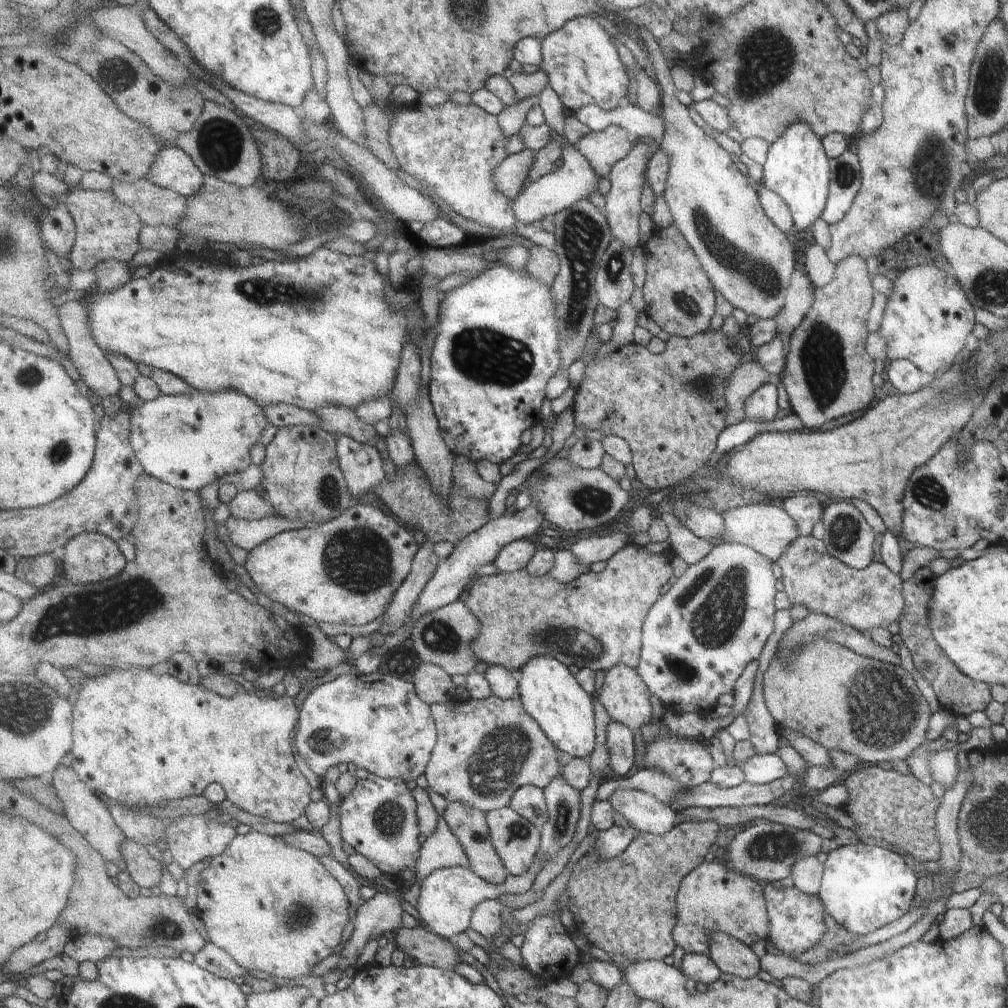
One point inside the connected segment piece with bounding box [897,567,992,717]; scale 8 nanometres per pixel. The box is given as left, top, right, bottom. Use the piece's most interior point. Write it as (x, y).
(956, 693)

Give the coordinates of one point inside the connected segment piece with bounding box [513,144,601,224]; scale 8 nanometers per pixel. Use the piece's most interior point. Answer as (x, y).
(576, 179)

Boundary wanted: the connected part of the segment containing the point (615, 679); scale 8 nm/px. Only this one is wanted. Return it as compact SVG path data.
M617 665L606 672L598 699L612 721L635 731L655 718L651 712L651 694L637 669Z

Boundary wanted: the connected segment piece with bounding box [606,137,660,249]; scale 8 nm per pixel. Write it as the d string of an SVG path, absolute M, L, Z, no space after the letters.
M643 137L634 143L630 153L621 161L617 161L609 180L611 188L606 196L607 214L612 233L615 239L621 240L632 249L635 246L643 246L640 239L640 216L644 211L642 207L642 196L644 191L644 180L650 158L660 149L660 144L653 138Z

